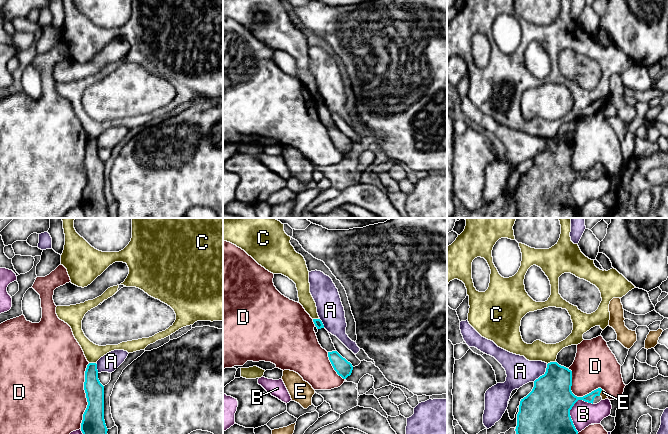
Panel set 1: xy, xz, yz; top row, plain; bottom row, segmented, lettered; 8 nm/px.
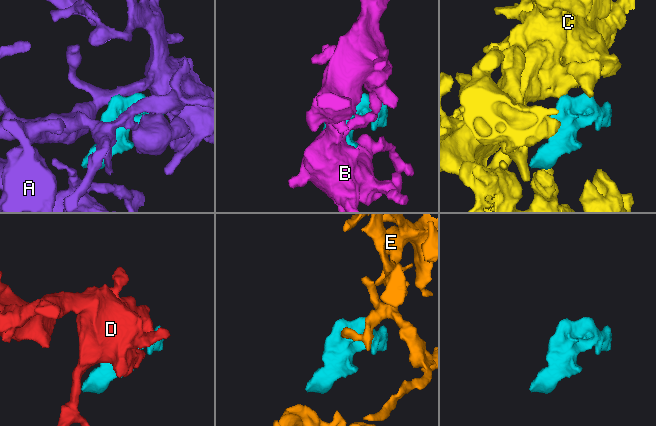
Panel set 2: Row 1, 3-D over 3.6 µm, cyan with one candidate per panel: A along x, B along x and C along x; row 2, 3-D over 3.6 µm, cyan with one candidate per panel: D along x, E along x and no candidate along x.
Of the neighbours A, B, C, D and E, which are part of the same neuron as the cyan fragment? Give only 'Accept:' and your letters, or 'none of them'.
Accept: E

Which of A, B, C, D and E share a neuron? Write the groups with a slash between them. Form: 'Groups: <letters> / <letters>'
Groups: A / B / C / D / E

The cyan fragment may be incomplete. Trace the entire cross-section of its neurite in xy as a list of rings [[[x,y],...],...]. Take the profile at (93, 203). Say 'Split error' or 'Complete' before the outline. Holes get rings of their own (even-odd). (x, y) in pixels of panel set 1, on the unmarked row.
Complete. [[[96,139],[87,141],[84,166],[88,178],[81,199],[84,217],[109,218],[108,205],[104,196],[104,162],[98,155]]]

